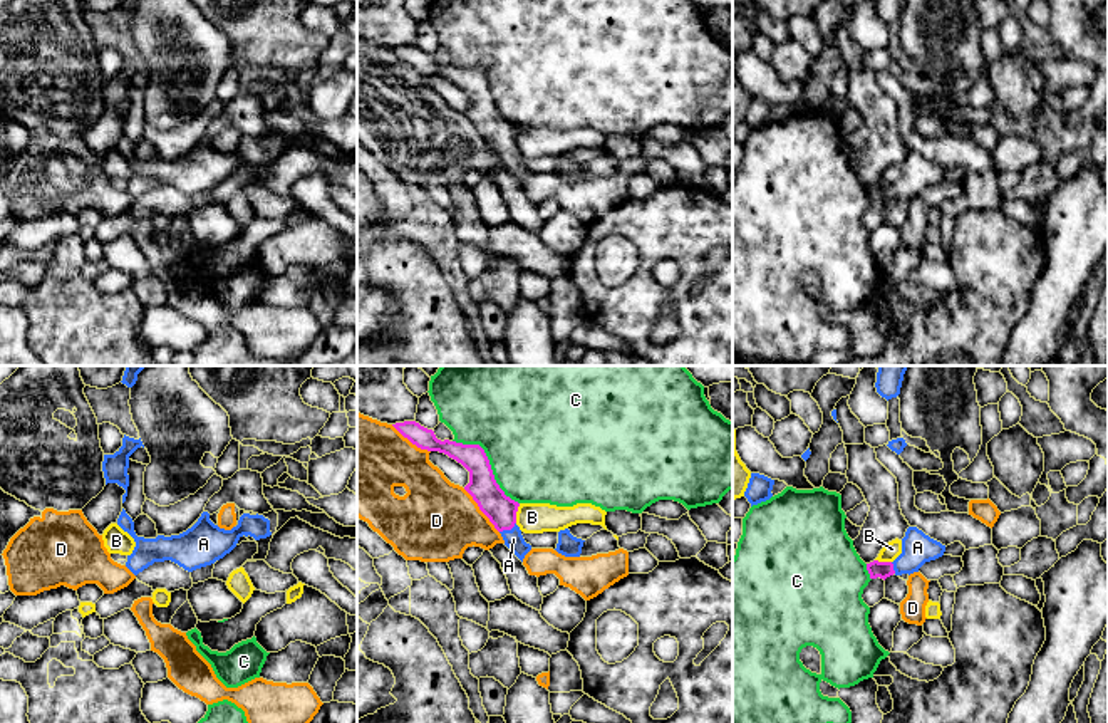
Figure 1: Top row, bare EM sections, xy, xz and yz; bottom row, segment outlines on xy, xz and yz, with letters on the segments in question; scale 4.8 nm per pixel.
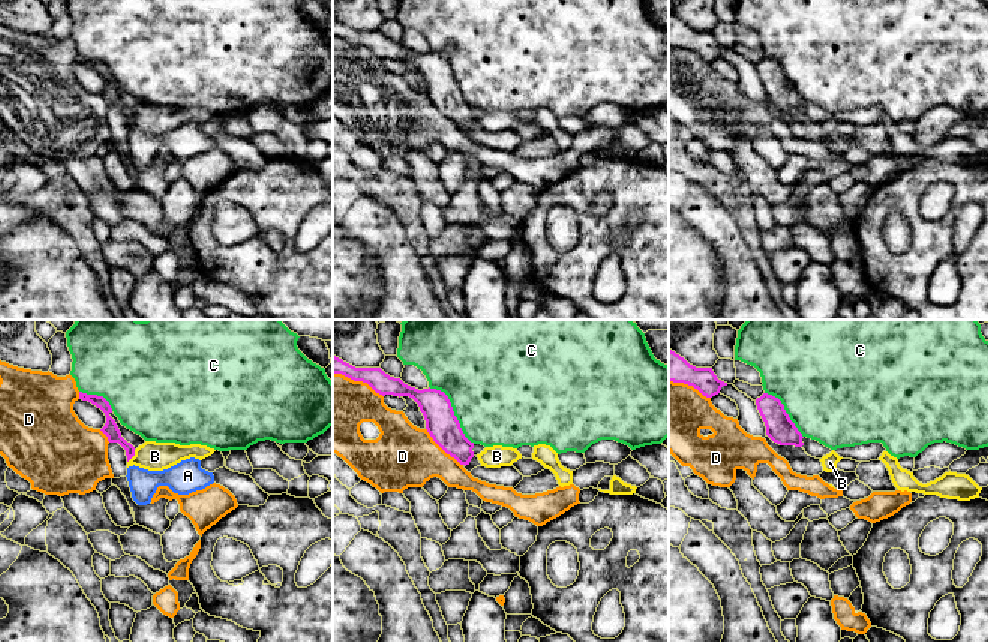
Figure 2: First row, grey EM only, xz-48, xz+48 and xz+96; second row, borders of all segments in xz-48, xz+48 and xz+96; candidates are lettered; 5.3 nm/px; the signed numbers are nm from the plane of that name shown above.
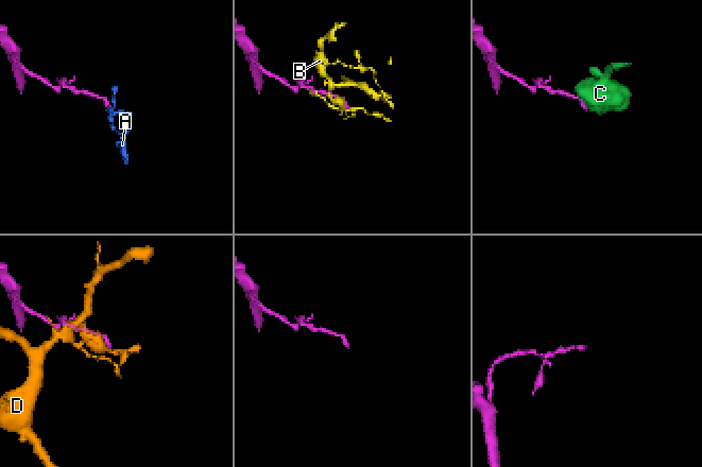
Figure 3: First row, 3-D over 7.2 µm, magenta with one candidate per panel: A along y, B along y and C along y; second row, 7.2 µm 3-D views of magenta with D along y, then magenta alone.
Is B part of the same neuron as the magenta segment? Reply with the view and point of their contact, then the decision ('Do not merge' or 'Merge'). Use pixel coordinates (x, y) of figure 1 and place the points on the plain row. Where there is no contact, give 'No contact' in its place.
Touches magenta at xz (515, 138). Do not merge

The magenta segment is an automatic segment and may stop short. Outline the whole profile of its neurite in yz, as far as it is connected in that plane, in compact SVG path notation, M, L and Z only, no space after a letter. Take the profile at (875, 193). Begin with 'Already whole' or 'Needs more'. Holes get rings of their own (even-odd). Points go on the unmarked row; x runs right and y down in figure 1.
Needs more. M909 151L902 163L902 178L893 186L873 185L867 188L870 203L887 203L890 200L914 198L930 185L942 181L945 169L930 163L917 151Z

